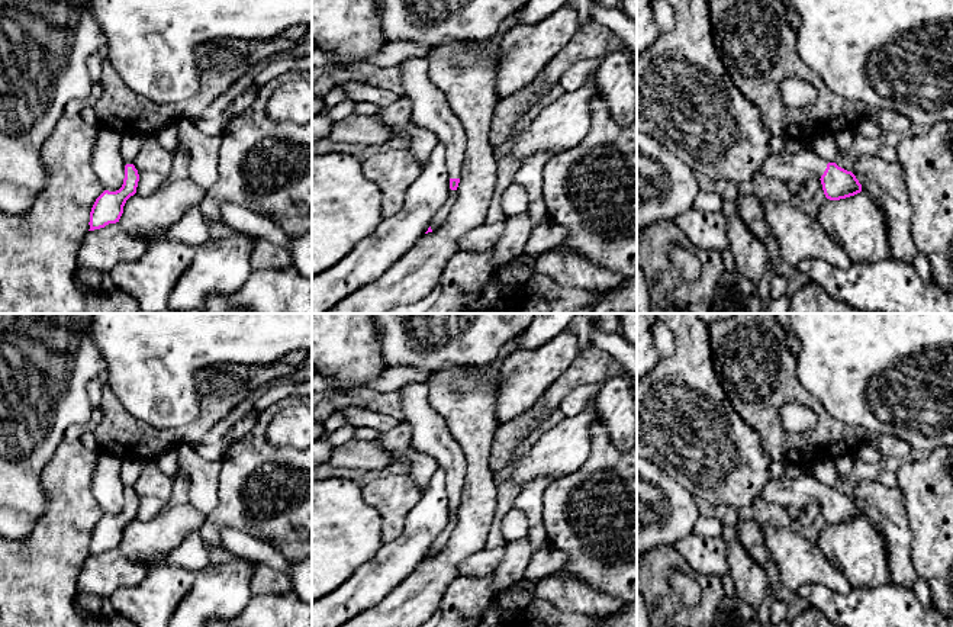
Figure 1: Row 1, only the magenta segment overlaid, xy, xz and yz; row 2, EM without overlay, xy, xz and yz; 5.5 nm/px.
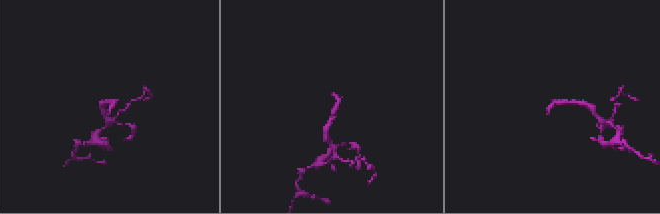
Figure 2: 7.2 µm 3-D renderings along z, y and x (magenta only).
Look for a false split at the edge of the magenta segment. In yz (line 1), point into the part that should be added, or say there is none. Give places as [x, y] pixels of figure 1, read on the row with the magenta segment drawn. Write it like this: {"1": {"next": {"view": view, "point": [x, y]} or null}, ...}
{"1": {"next": {"view": "yz", "point": [799, 166]}}}

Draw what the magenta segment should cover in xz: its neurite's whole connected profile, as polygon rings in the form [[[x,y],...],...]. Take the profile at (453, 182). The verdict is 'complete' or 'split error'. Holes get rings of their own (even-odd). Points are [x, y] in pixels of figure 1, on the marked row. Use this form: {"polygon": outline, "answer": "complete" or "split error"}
{"polygon": [[[406,58],[395,68],[400,73],[403,96],[412,102],[412,122],[429,129],[445,147],[450,189],[457,190],[467,149],[461,122],[451,112],[444,93],[431,83],[425,58]]], "answer": "split error"}

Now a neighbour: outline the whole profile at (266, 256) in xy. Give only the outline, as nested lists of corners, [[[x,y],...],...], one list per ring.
[[[267,239],[257,241],[249,260],[252,270],[284,269],[292,266],[292,254],[287,248],[277,247]]]

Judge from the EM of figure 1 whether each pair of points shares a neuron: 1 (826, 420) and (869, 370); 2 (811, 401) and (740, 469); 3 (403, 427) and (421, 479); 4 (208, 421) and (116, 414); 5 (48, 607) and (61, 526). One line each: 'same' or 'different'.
1: different
2: different
3: same
4: same
5: same

